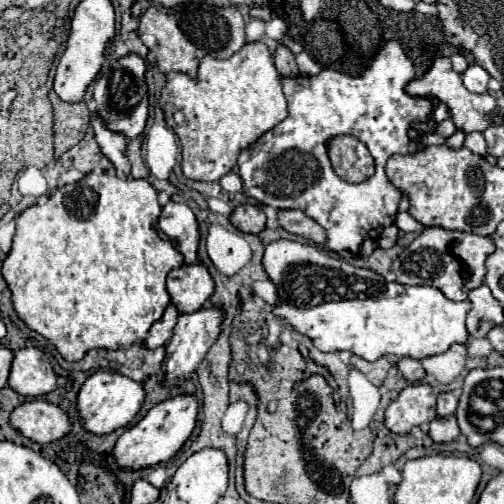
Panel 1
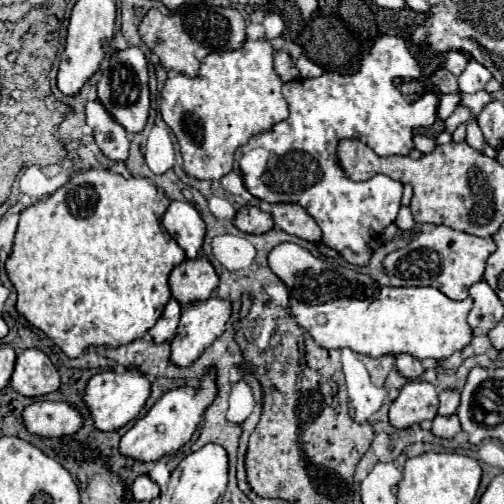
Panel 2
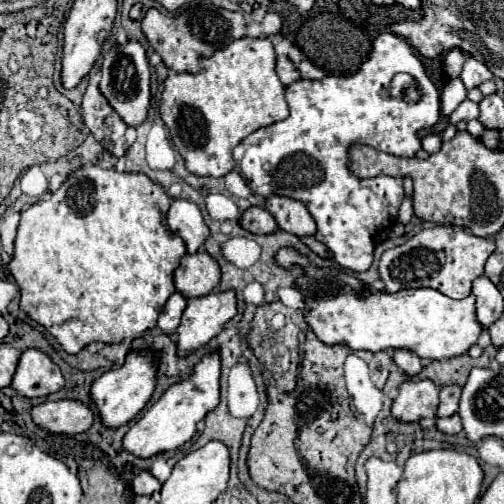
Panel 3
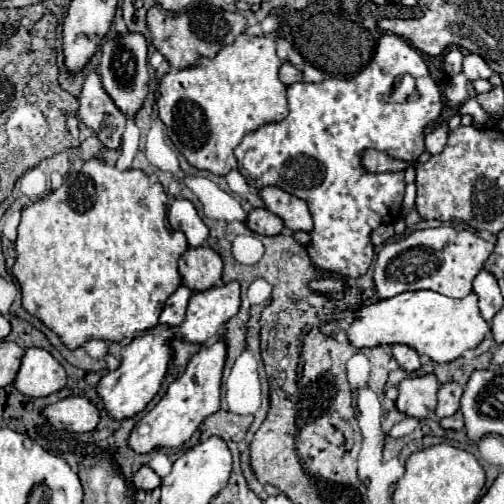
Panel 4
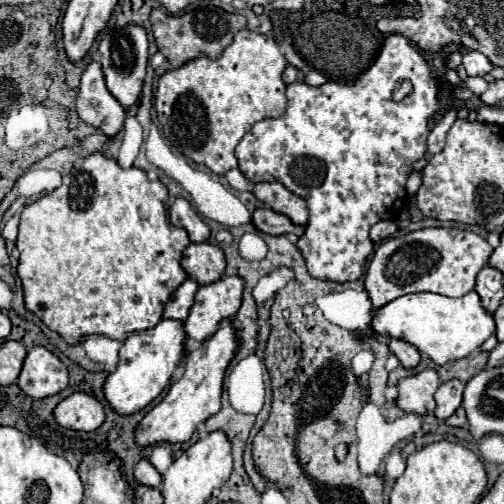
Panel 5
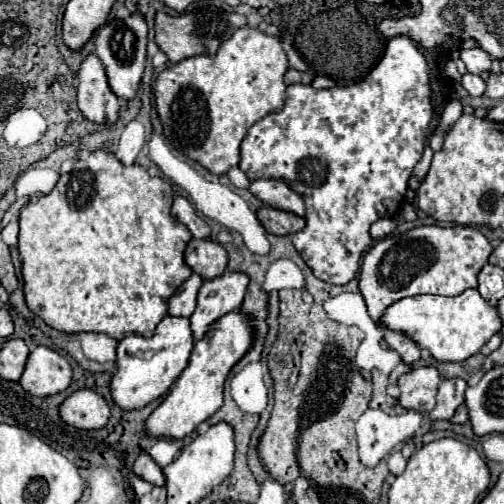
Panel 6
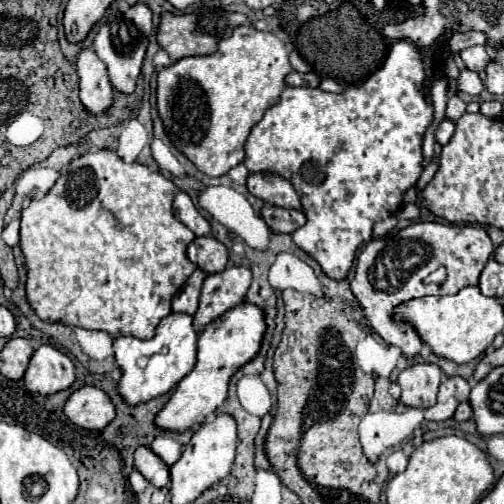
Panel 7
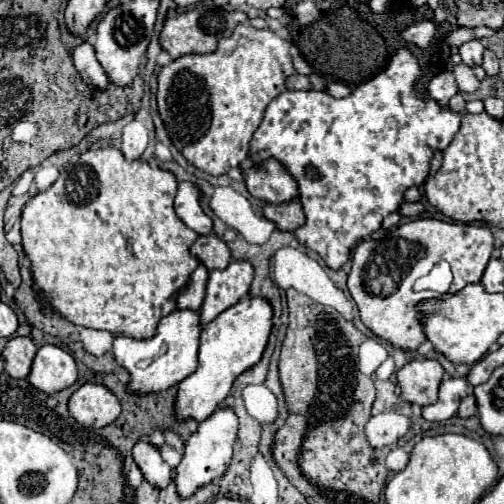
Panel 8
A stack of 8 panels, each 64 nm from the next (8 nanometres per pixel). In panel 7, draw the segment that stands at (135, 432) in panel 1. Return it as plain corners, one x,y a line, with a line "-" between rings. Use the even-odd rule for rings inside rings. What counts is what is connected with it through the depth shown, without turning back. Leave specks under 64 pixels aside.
252,304
234,306
220,318
212,320
204,332
198,338
198,352
196,352
196,364
192,372
188,372
176,386
174,394
166,402
166,406
156,414
154,424
160,430
170,432
186,432
194,424
202,424
210,414
222,406
228,392
230,376
248,360
256,356
262,344
266,324
264,324
264,312

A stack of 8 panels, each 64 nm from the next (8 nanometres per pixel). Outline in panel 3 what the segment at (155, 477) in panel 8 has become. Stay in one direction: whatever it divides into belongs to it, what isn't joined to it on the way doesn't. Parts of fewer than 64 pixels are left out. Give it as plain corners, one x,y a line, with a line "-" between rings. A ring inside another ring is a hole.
140,472
132,482
132,492
138,496
152,496
154,492
160,492
160,482
150,472

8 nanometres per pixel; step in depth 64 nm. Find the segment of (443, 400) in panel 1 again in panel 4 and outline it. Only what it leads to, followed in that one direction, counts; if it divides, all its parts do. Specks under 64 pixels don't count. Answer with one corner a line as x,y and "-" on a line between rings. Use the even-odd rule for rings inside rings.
456,382
442,384
440,390
438,390
436,416
438,416
438,418
452,416
452,414
460,408
460,396
462,396
462,386
460,386
460,384
456,384

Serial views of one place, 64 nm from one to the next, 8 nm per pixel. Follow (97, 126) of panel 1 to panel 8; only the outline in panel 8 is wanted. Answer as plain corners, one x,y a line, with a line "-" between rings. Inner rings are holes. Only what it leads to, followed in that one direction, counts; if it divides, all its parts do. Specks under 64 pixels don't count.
88,42
76,46
72,52
72,58
74,58
74,66
76,66
78,74
82,76
82,80
88,86
92,86
94,90
100,90
100,92
110,86
110,80
102,68
102,64
98,62
94,48

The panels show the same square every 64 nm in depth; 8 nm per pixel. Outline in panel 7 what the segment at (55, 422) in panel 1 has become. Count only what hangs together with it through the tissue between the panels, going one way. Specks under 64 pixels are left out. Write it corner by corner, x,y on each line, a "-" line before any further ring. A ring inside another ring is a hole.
82,386
64,404
64,414
70,422
86,430
102,430
116,416
110,398
94,386

